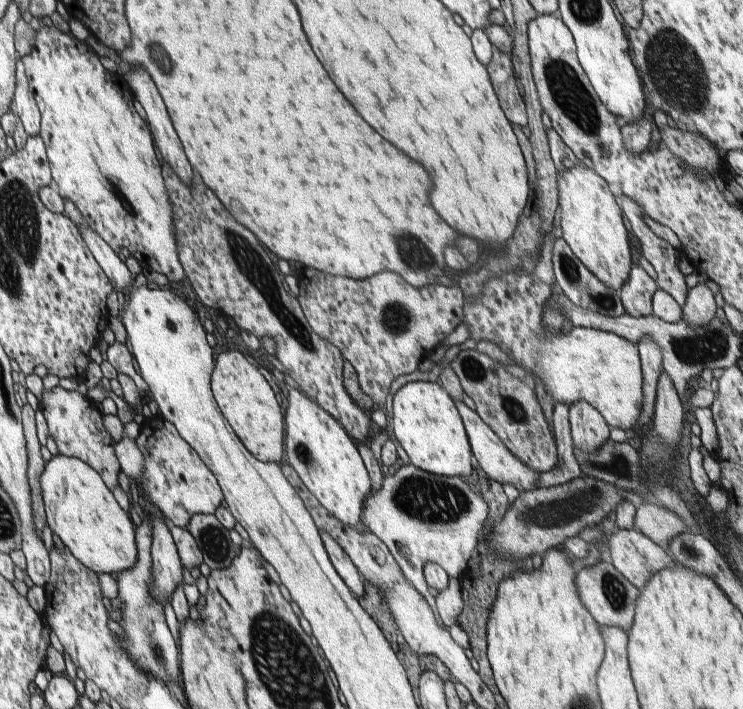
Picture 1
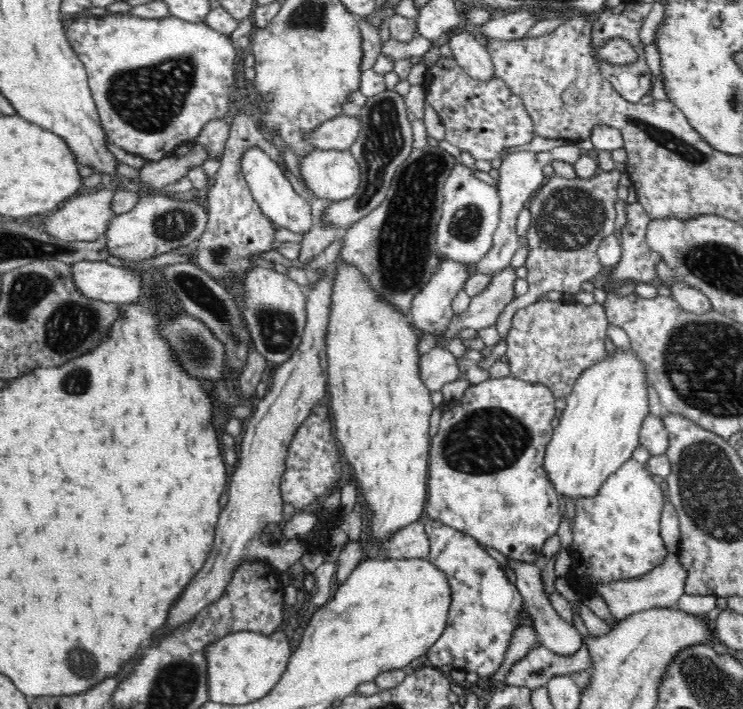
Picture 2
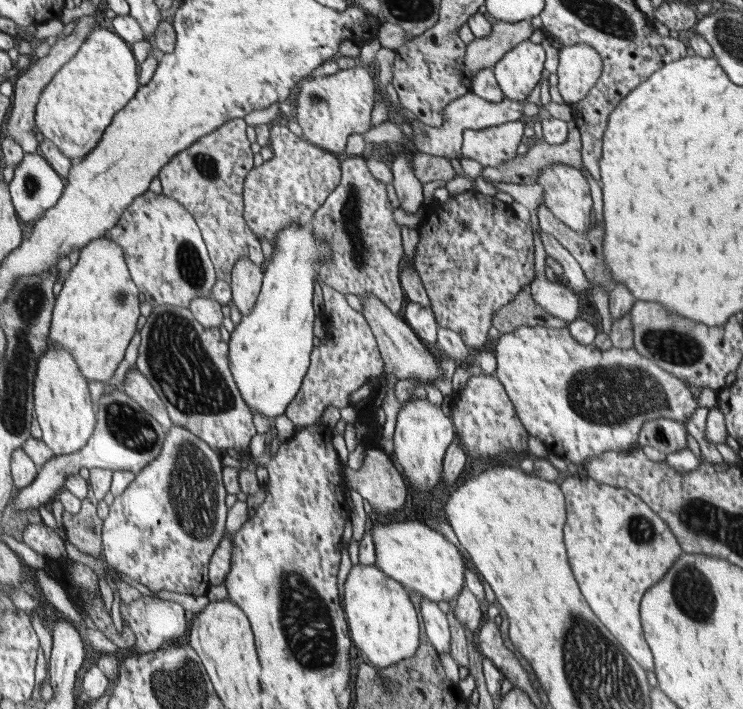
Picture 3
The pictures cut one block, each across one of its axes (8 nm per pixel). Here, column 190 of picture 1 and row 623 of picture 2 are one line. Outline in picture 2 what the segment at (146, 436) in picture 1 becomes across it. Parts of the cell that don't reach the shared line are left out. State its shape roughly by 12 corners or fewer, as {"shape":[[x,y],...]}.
{"shape":[[426,514],[453,591],[438,669],[498,672],[525,603],[476,539]]}

